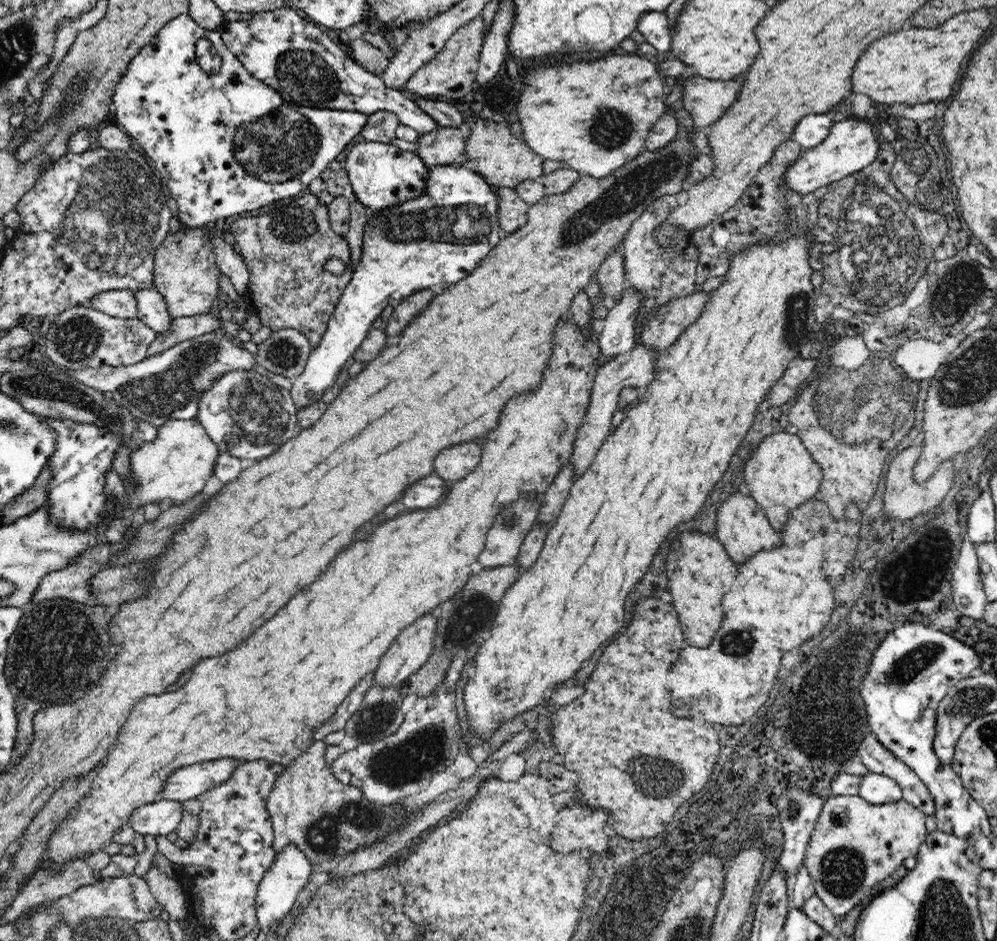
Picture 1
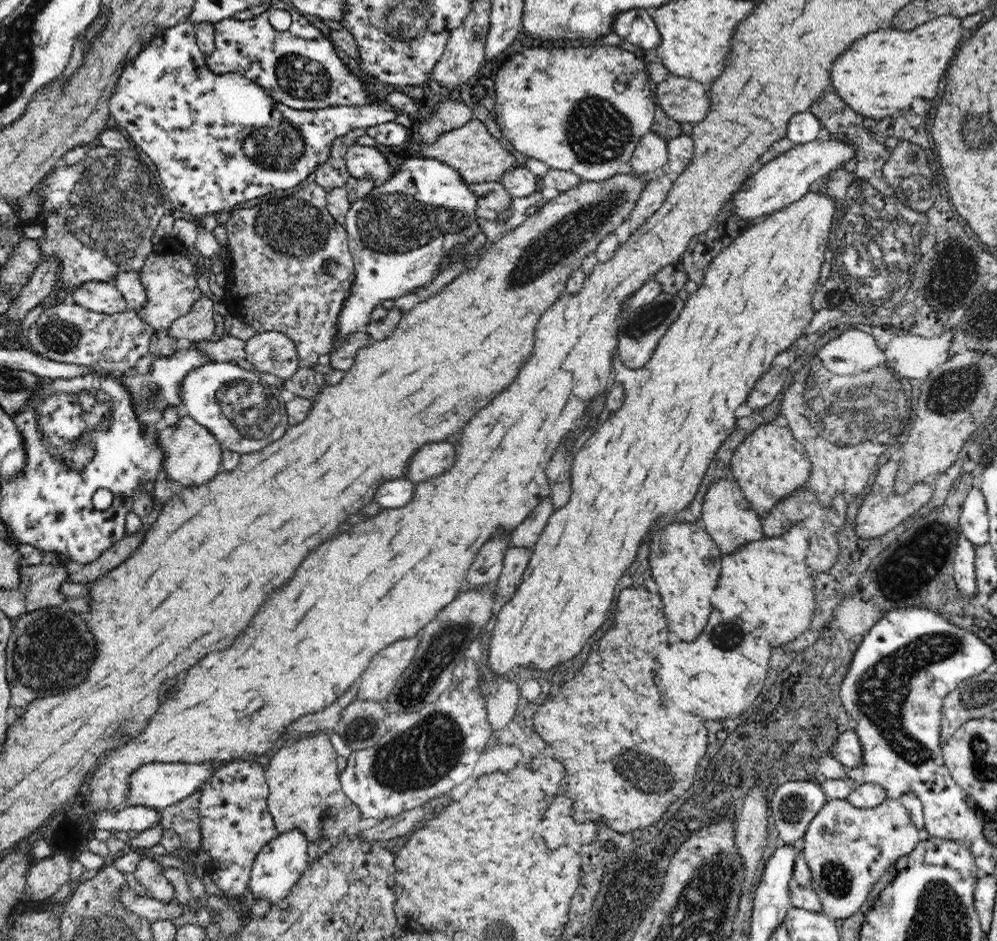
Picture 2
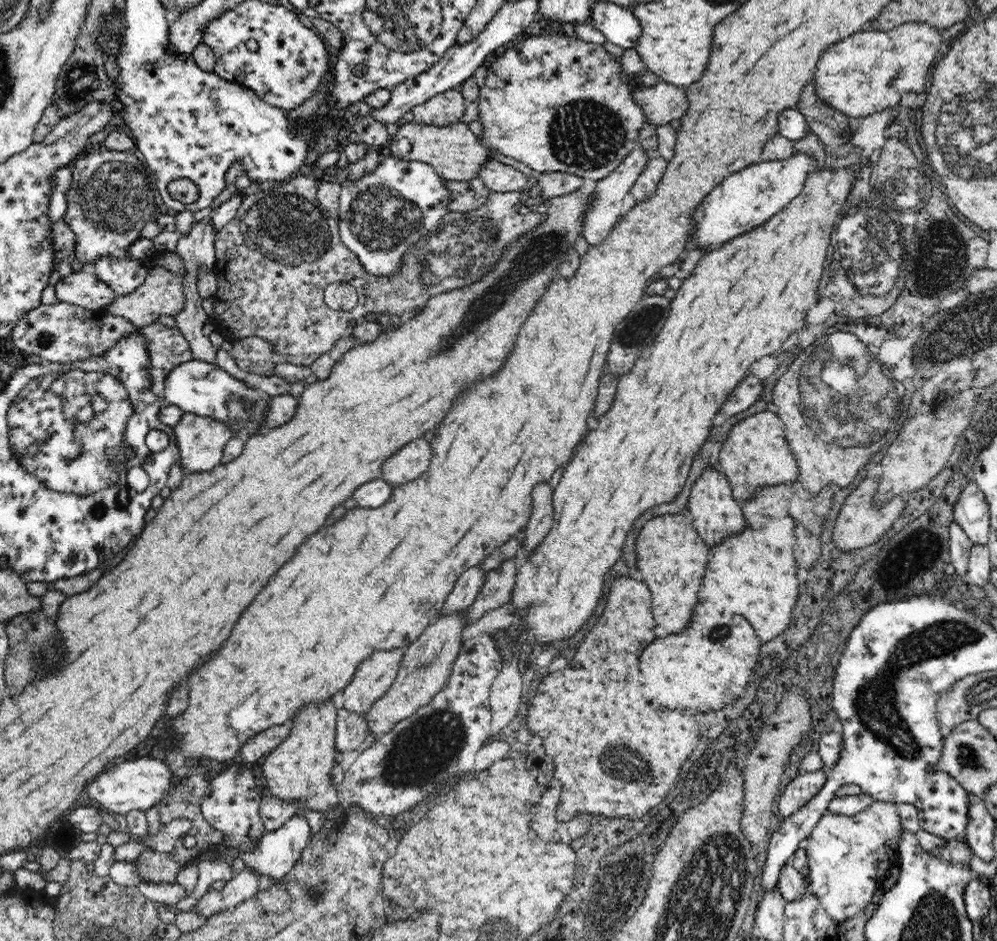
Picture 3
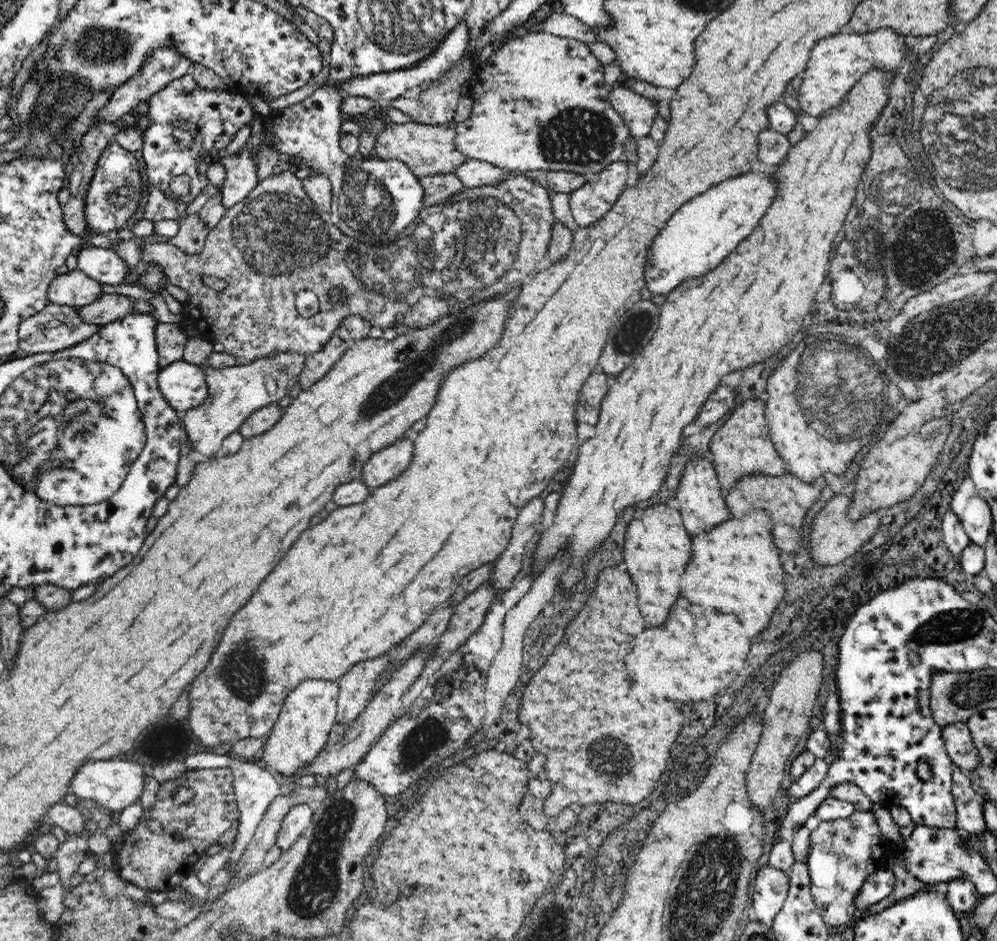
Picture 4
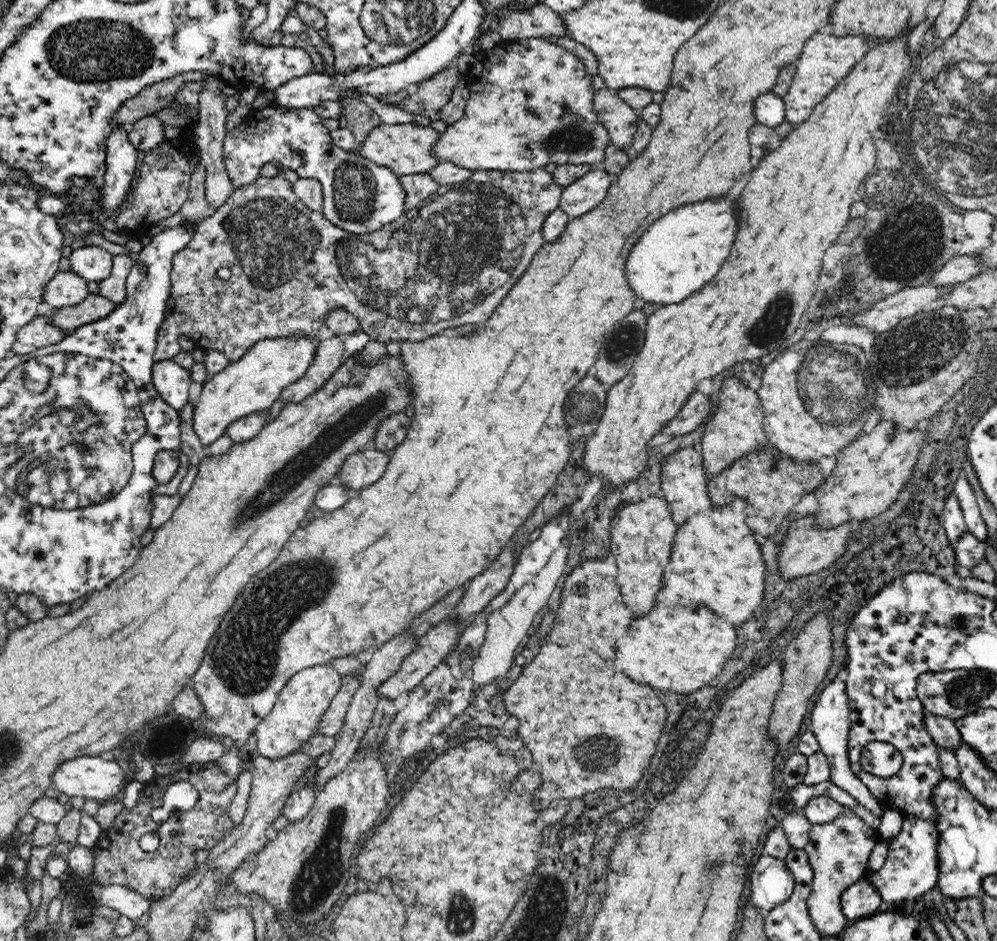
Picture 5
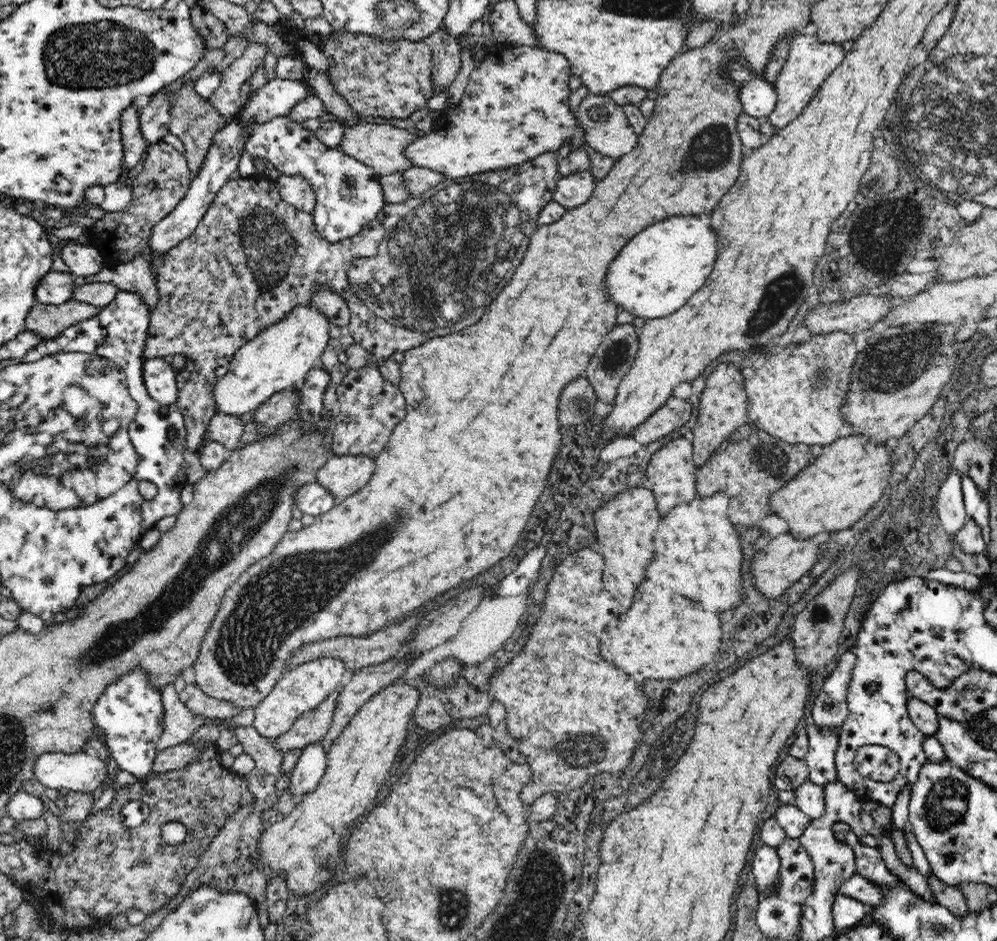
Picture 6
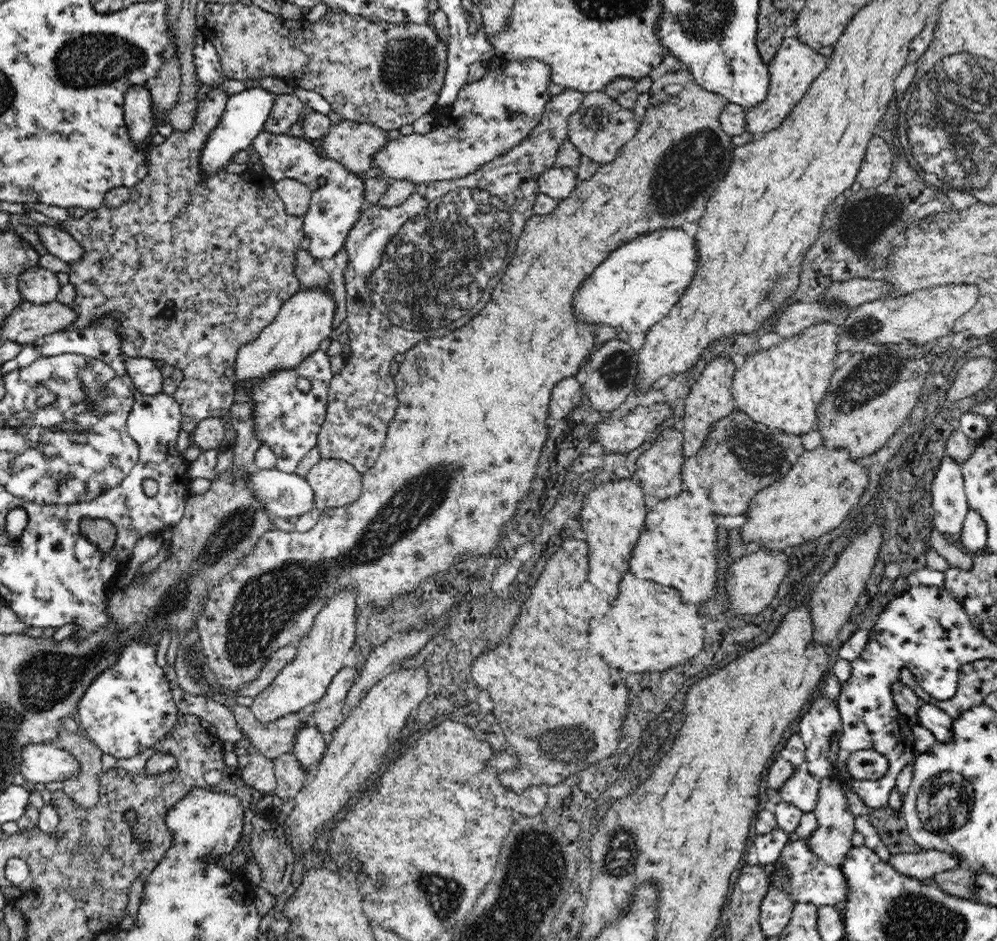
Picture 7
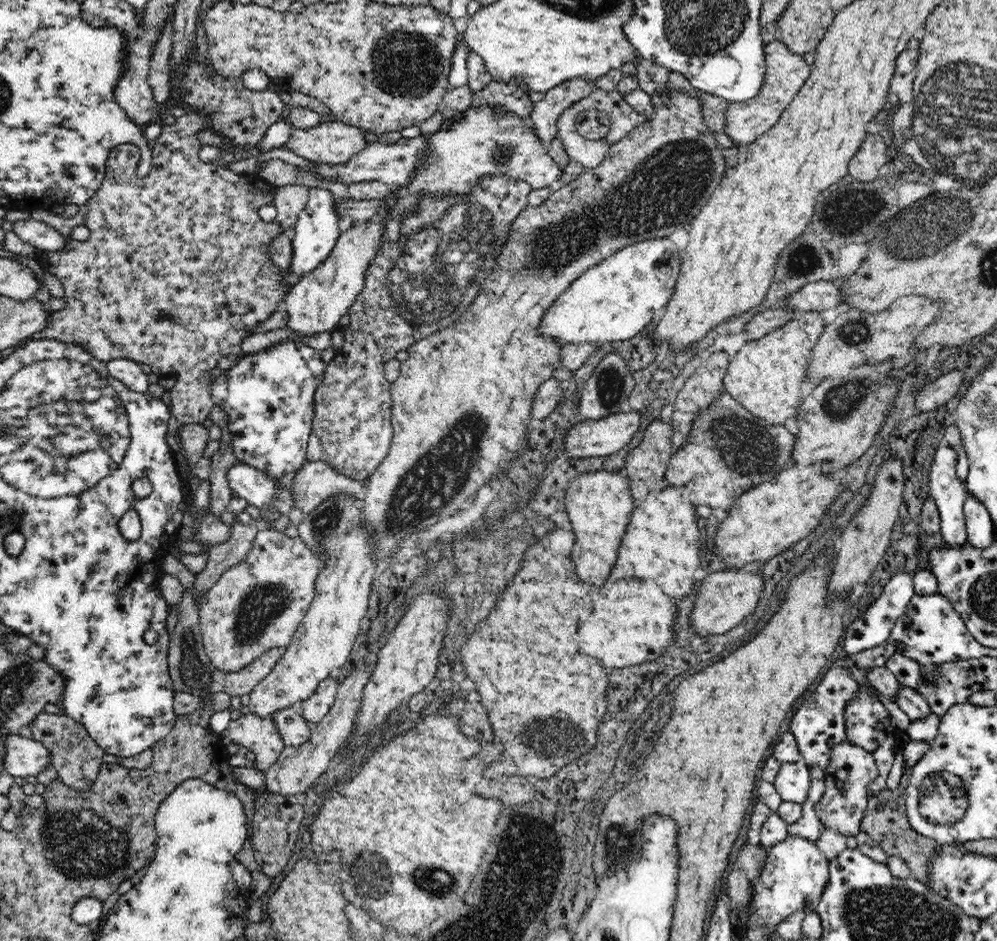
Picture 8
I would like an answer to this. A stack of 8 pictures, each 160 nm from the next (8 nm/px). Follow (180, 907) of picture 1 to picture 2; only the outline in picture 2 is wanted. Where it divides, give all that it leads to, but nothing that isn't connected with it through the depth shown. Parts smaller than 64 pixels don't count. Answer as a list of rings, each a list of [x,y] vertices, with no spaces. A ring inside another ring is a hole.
[[[145,856],[138,862],[133,876],[146,890],[149,897],[165,903],[172,903],[172,898],[175,898],[175,888],[163,875],[163,867],[151,857]]]

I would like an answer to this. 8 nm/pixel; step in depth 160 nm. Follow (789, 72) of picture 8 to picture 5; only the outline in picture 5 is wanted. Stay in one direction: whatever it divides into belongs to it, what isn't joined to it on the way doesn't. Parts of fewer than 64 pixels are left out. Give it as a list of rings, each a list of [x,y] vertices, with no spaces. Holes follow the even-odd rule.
[[[816,32],[810,36],[810,40],[804,43],[802,56],[796,62],[796,73],[793,77],[789,92],[782,98],[784,109],[786,109],[786,118],[792,126],[802,123],[806,120],[814,108],[821,104],[826,96],[838,86],[838,84],[849,76],[849,73],[864,59],[868,52],[868,35],[858,36],[834,36]]]

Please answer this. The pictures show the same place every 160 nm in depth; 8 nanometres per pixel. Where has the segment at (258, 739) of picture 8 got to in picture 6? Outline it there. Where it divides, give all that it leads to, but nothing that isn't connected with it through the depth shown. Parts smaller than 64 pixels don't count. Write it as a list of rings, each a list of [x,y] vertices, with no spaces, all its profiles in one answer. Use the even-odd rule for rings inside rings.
[[[178,676],[174,686],[180,702],[185,704],[187,709],[196,716],[227,719],[240,714],[242,711],[242,708],[232,705],[227,700],[216,700],[204,694],[195,685],[186,684],[182,676]],[[338,690],[332,693],[324,702],[318,704],[312,710],[303,712],[292,728],[278,736],[278,738],[270,738],[270,741],[278,747],[282,752],[293,748],[304,748],[308,744],[314,744],[318,740],[324,740],[324,736],[328,734],[332,722],[332,714],[336,710],[338,700]]]

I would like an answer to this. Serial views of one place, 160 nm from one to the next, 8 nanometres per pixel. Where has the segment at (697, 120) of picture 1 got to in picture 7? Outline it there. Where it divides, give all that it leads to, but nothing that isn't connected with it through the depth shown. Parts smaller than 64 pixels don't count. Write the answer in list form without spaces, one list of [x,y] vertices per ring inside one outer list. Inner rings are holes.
[[[604,91],[586,93],[582,105],[568,118],[569,141],[582,155],[600,164],[614,160],[617,151],[630,141],[639,130],[641,119],[628,108],[622,108],[616,99]]]

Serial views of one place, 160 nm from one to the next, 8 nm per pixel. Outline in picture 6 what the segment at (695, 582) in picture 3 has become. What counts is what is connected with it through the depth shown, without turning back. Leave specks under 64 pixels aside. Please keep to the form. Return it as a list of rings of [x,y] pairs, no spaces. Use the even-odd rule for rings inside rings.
[[[644,485],[638,488],[628,488],[618,492],[595,512],[596,547],[601,556],[605,557],[605,571],[602,582],[608,592],[614,592],[614,598],[628,609],[631,607],[636,588],[644,580],[644,568],[649,566],[653,550],[653,539],[658,528],[658,522],[663,516],[658,512],[654,493]]]

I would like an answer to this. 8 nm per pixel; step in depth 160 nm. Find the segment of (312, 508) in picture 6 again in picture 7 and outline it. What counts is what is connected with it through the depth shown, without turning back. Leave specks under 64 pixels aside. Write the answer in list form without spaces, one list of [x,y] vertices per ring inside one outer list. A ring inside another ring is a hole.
[[[258,469],[246,475],[246,487],[272,517],[300,517],[315,508],[314,489],[296,473]]]

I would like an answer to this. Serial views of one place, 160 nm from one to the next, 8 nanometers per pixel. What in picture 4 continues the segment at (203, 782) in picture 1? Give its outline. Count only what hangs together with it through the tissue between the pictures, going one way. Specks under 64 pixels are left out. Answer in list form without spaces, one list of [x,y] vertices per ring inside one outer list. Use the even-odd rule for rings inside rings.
[[[121,759],[90,760],[78,768],[69,789],[78,799],[83,799],[88,804],[95,803],[104,811],[120,813],[126,806],[138,802],[144,790],[144,782],[146,774],[141,763]]]

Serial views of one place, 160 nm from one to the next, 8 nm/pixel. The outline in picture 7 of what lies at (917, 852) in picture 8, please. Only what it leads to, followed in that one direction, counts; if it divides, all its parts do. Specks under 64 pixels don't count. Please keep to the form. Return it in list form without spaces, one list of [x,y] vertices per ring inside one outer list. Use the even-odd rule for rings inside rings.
[[[890,805],[884,808],[865,809],[868,821],[876,827],[879,838],[886,844],[892,855],[902,853],[922,852],[923,848],[914,843],[914,840],[907,832],[907,824],[903,817],[898,817]],[[963,863],[959,864],[958,867],[950,868],[950,870],[942,870],[931,878],[934,880],[934,884],[944,892],[958,898],[971,900],[974,896],[972,893],[974,875],[972,874],[973,870]]]

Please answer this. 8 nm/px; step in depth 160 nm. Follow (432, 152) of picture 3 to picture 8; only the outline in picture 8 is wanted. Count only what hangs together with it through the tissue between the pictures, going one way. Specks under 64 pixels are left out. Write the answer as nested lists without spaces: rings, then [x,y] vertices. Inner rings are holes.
[[[337,120],[310,129],[294,128],[284,147],[313,162],[346,164],[369,144],[360,128]]]

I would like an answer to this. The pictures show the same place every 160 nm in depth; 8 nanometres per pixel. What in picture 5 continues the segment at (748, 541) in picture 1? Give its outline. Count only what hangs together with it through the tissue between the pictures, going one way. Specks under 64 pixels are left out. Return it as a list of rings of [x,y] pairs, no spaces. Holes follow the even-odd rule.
[[[680,447],[668,454],[660,466],[661,495],[666,499],[676,524],[684,524],[692,514],[706,512],[712,508],[708,489],[706,489],[708,476],[702,460],[702,454],[698,453],[694,447]]]

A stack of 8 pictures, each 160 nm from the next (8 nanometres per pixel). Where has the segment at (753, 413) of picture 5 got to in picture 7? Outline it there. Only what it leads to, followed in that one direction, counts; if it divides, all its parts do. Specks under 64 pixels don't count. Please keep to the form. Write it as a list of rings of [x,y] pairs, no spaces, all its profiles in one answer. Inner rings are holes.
[[[714,358],[706,364],[700,377],[691,386],[684,402],[685,415],[683,417],[684,427],[682,430],[684,442],[682,444],[682,452],[685,458],[694,456],[702,448],[702,444],[704,444],[704,440],[706,440],[706,436],[708,436],[708,432],[710,432],[714,422],[718,422],[720,418],[728,416],[730,412],[738,409],[731,393],[735,369],[734,363],[730,358]]]

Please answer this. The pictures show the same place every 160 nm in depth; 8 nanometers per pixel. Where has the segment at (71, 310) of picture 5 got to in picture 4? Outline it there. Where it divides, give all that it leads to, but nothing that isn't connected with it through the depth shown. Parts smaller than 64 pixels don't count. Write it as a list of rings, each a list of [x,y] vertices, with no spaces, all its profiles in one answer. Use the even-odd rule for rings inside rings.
[[[106,294],[83,307],[78,307],[78,315],[86,323],[105,325],[120,320],[134,312],[134,299],[122,294]]]

